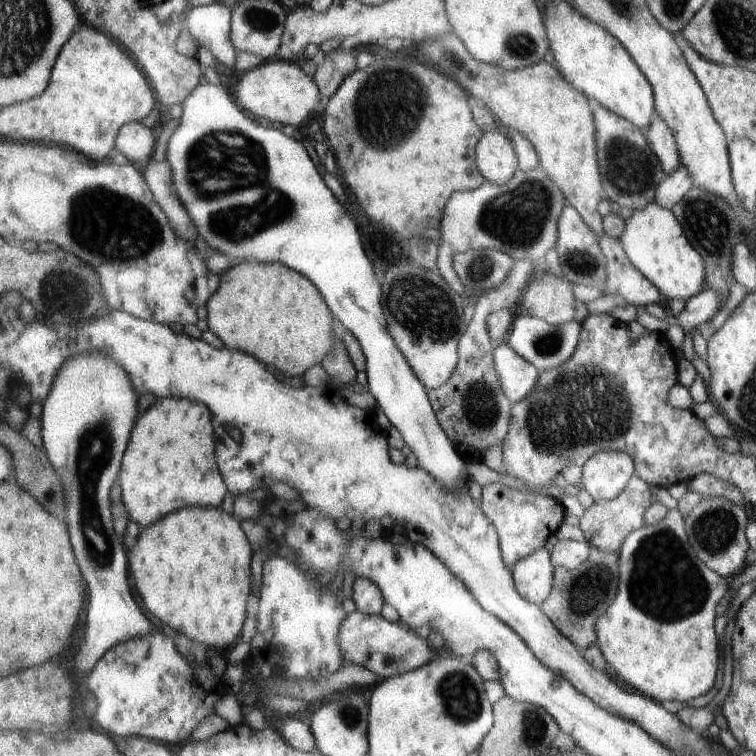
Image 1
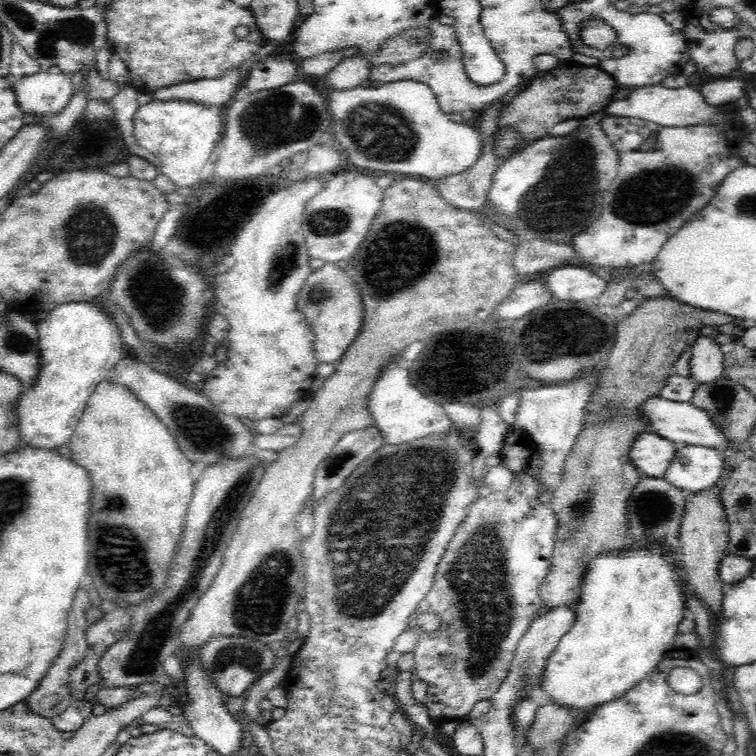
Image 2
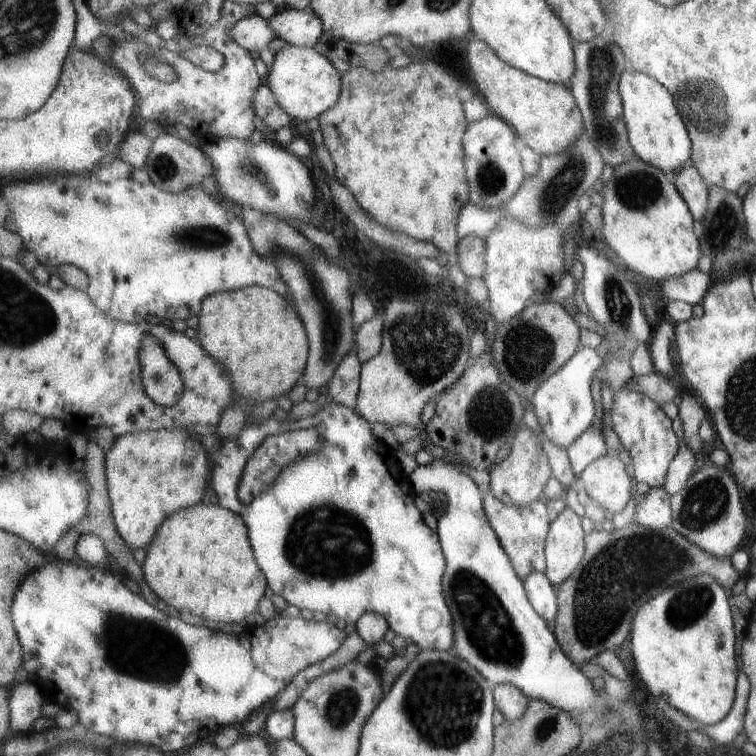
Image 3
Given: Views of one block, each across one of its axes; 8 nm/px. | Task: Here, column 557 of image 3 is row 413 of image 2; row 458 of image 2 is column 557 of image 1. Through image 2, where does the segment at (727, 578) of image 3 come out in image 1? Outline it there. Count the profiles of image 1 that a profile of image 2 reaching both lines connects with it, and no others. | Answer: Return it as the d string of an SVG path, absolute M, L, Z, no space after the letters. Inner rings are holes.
M591 547L587 564L581 565L574 571L569 571L565 567L556 567L554 569L552 593L540 607L552 619L553 624L561 631L561 634L569 638L581 650L598 642L596 622L611 606L617 596L619 564L620 552L612 553ZM585 574L589 576L591 586L585 586Z

